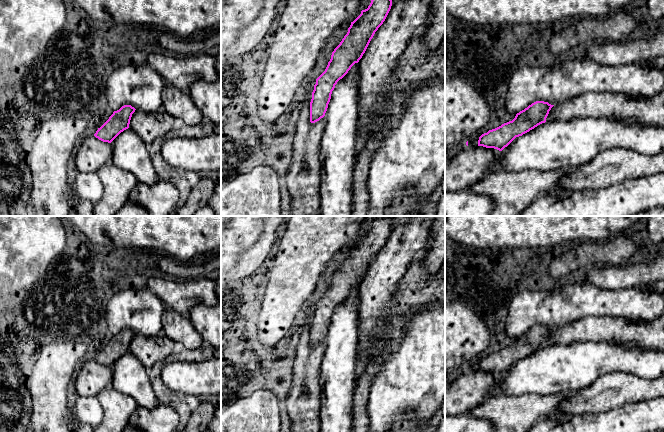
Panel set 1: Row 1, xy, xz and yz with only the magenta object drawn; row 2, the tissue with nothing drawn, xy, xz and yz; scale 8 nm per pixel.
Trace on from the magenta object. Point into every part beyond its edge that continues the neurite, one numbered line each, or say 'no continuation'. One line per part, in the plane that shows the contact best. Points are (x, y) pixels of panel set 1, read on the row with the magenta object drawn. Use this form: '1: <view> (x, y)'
no continuation

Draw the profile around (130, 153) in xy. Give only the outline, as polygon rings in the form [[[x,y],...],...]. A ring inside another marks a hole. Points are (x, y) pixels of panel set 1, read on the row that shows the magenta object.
[[[130,128],[121,132],[112,142],[112,163],[131,174],[138,182],[153,185],[158,176],[152,164],[148,145]]]

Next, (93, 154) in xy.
[[[91,135],[83,138],[74,159],[78,172],[97,173],[101,167],[112,162],[112,157],[111,143],[103,142]]]

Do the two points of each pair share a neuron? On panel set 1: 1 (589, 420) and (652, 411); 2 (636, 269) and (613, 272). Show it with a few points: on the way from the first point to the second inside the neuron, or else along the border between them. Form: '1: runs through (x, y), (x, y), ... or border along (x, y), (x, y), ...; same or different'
1: runs through (605, 420), (636, 419); same
2: runs through (630, 272), (619, 272); same

